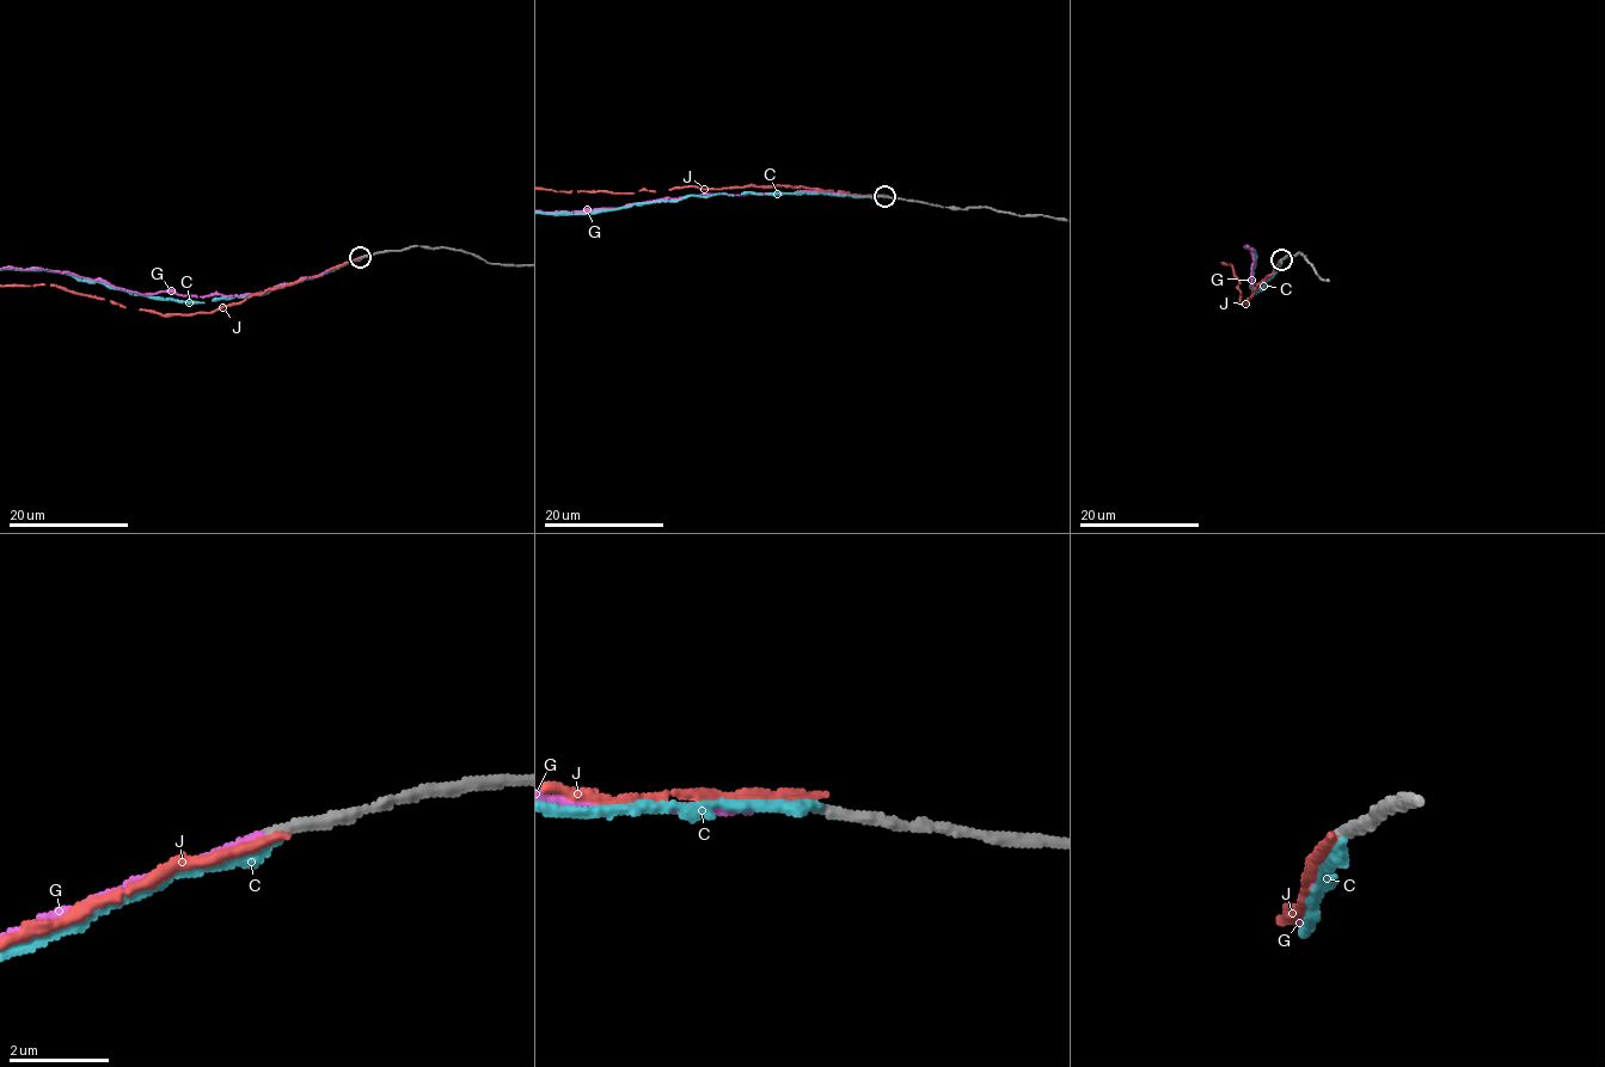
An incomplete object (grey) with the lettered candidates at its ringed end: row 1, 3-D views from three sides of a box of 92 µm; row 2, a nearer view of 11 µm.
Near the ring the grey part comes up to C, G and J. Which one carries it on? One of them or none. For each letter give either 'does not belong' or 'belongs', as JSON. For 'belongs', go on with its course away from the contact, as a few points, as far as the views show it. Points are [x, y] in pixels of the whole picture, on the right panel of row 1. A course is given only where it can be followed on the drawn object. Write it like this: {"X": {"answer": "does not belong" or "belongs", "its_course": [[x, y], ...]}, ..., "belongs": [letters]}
{"C": {"answer": "does not belong"}, "G": {"answer": "belongs"}, "J": {"answer": "does not belong"}, "belongs": ["G"]}

